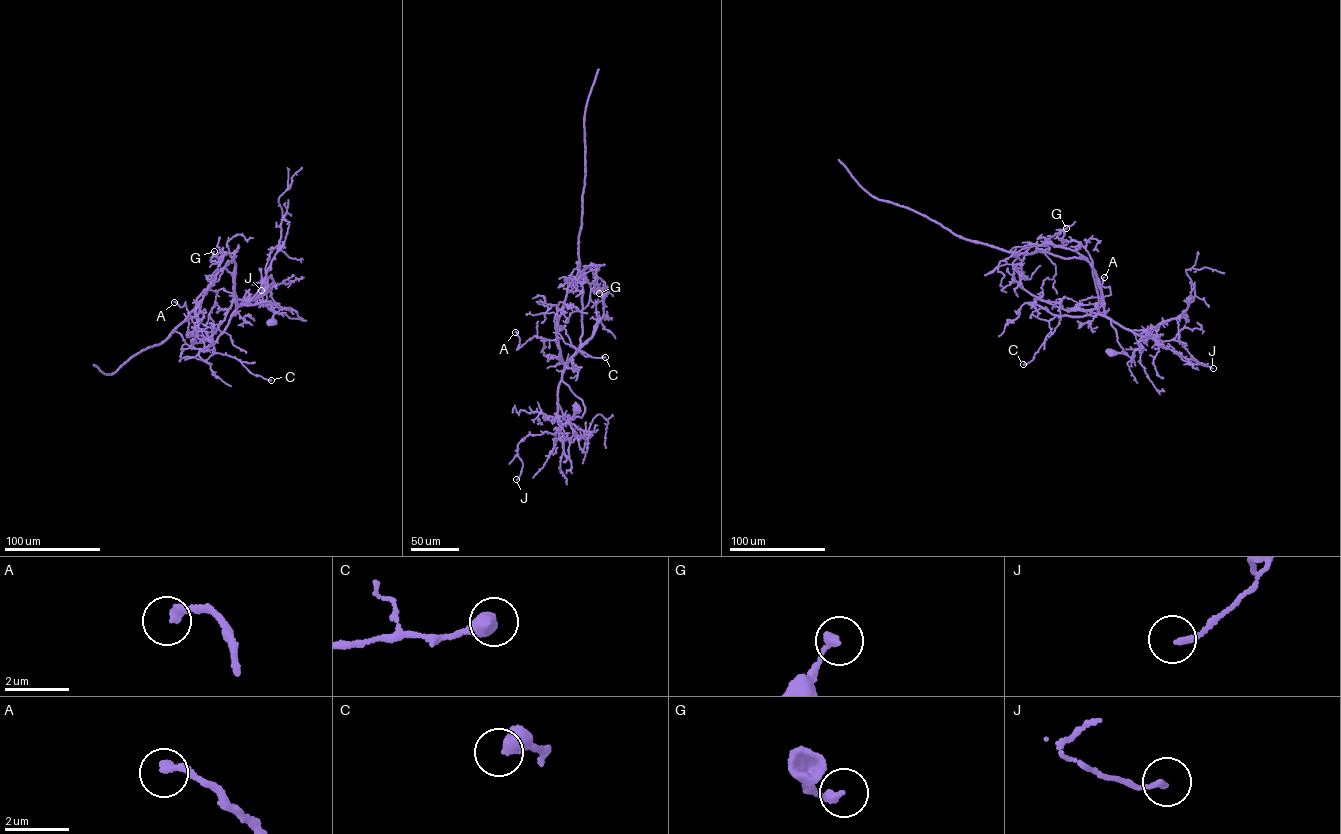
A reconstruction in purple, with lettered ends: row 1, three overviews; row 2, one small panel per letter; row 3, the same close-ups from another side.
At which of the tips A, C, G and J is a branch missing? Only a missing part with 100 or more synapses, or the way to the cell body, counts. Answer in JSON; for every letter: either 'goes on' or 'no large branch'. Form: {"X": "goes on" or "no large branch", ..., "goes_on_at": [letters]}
{"A": "no large branch", "C": "no large branch", "G": "no large branch", "J": "no large branch", "goes_on_at": []}

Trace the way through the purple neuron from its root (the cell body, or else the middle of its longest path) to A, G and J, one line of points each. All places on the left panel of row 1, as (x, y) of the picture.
A: (271, 321), (278, 306), (239, 306), (234, 298), (217, 328), (200, 329), (186, 303), (174, 302)
G: (271, 321), (279, 308), (270, 302), (238, 306), (234, 260), (211, 258), (214, 251)
J: (271, 321), (278, 306), (268, 301), (241, 305), (266, 287), (259, 298), (244, 298), (243, 304), (261, 290)

